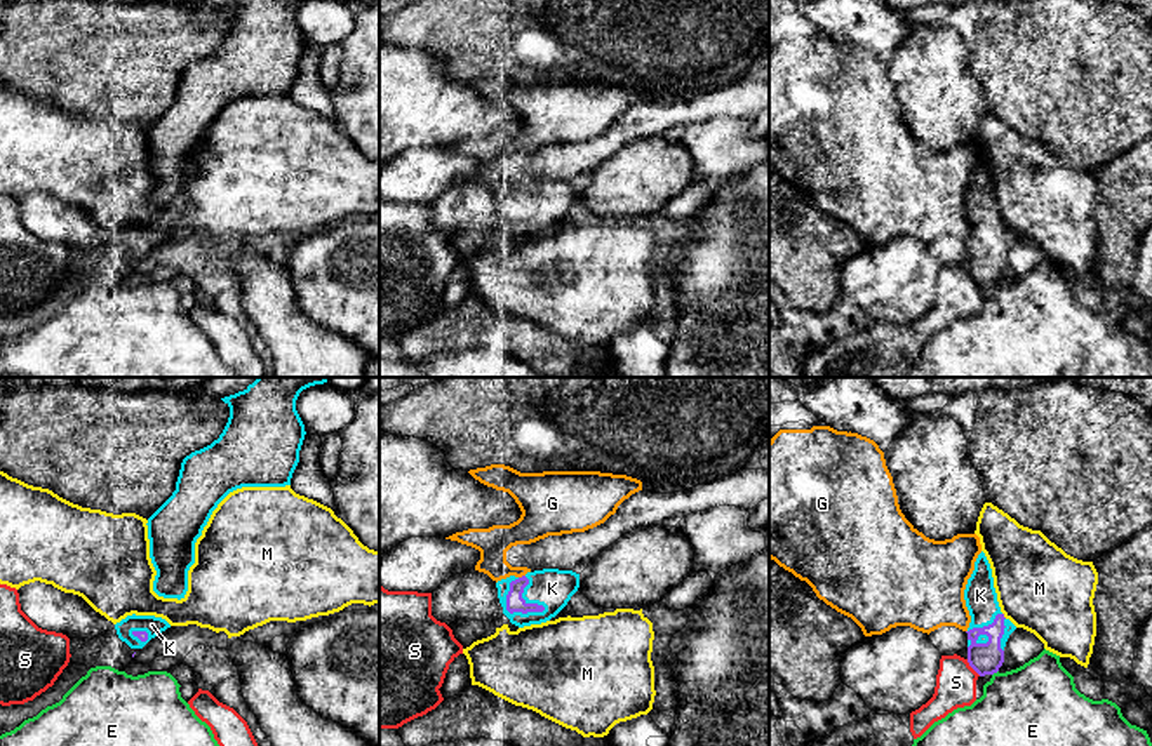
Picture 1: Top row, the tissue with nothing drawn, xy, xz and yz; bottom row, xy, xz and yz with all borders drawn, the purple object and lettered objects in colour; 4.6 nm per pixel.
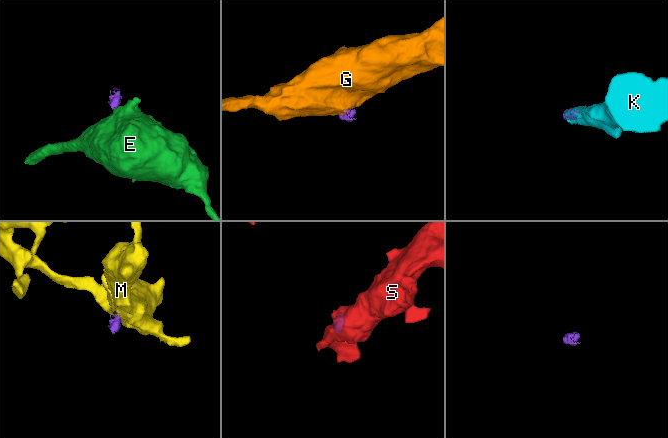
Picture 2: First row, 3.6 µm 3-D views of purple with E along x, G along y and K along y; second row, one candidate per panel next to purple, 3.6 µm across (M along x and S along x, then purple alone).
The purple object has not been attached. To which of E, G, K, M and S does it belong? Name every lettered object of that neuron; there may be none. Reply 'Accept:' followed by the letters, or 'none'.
Accept: K

